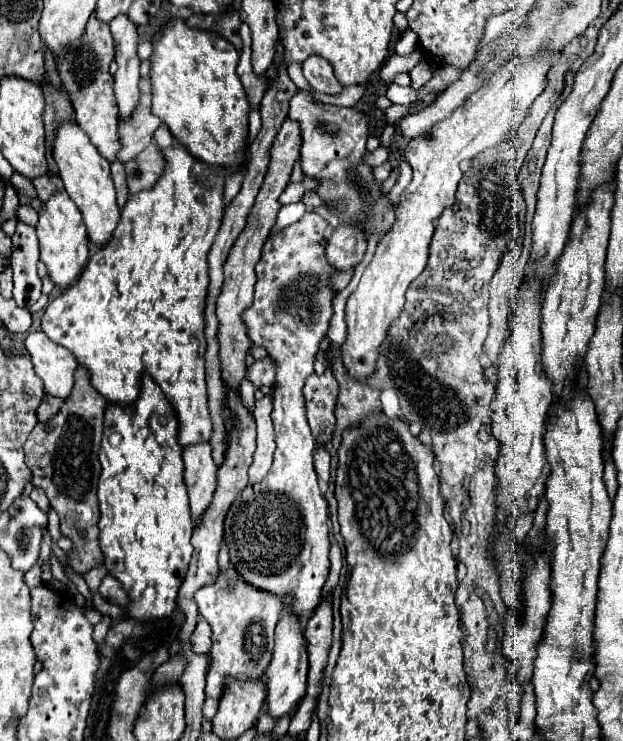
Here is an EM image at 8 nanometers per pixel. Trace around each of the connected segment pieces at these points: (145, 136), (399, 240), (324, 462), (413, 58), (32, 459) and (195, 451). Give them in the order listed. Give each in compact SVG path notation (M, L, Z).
M139 82L139 104L135 106L131 118L127 122L119 120L119 142L121 150L117 152L117 162L125 164L133 160L139 152L143 152L153 142L153 132L159 128L161 120L151 112L151 92L147 82Z
M547 52L535 56L531 62L509 58L499 66L489 82L477 90L477 94L471 94L465 104L441 122L441 126L435 126L425 138L415 138L405 146L403 156L413 168L413 180L401 194L391 230L383 234L385 238L377 244L373 260L367 264L359 286L345 306L347 340L341 346L341 358L353 378L365 380L373 374L381 340L385 340L393 318L405 304L405 290L427 264L433 220L437 220L441 212L455 202L455 190L463 176L461 162L475 158L479 152L487 150L489 144L495 146L519 132L533 100L547 86L547 72L551 66L553 58L549 58Z
M323 444L323 446L317 446L315 452L313 452L313 456L315 456L317 476L319 476L323 482L329 482L329 452L327 452L325 444Z
M420 49L413 51L411 56L397 56L397 54L389 56L389 58L385 60L381 72L379 72L379 82L385 84L385 86L389 86L389 84L393 82L395 74L399 74L399 72L409 72L422 58L423 52L421 52Z
M85 366L75 370L75 386L71 396L63 402L61 410L43 422L37 422L25 442L27 466L33 472L33 486L45 490L53 510L61 518L61 532L73 540L73 552L69 552L69 566L85 574L89 568L103 564L103 552L99 548L99 502L97 502L97 480L99 460L97 452L103 438L103 412L107 400L97 394L89 382Z
M209 442L187 446L183 452L183 462L185 462L185 484L189 490L191 514L193 518L197 518L205 512L205 508L213 498L219 466L213 462Z

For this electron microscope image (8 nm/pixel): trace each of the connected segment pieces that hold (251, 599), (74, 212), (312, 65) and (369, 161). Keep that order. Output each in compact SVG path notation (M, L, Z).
M229 564L227 570L219 572L213 584L207 584L195 592L195 602L199 614L209 622L213 630L213 666L207 674L207 700L203 706L203 716L207 720L213 720L225 688L225 676L237 676L243 680L263 678L265 668L269 666L273 656L273 630L281 612L281 598L267 590L251 586L237 574L235 566Z
M65 190L55 192L47 202L43 202L35 230L37 230L37 238L39 238L41 262L45 262L51 280L59 288L67 288L73 280L77 280L77 276L81 274L81 270L89 258L89 240L87 240L87 230L85 230L81 212L71 202L71 198L67 196Z
M311 56L303 62L303 76L307 78L307 82L323 94L339 94L343 90L341 82L335 78L333 74L333 66L329 66L329 62L325 58L317 58Z
M379 144L379 148L377 150L373 150L373 152L369 152L369 154L365 154L365 158L363 158L363 162L367 164L367 166L371 166L371 168L375 168L375 166L379 166L379 164L383 164L383 162L387 162L387 158L389 158L389 150L383 146L383 144Z

